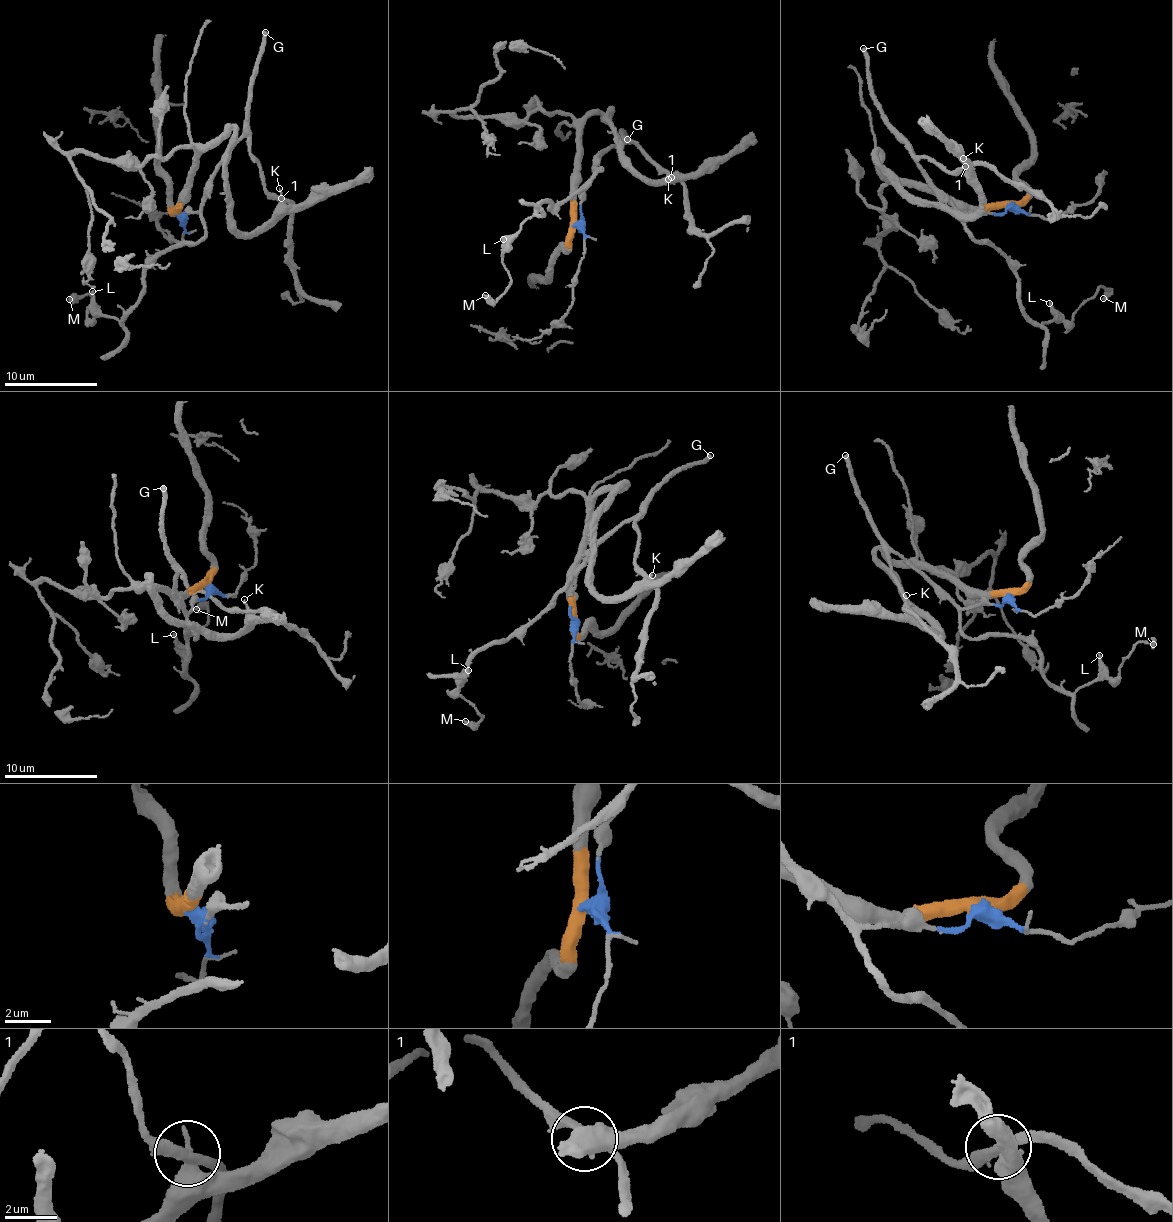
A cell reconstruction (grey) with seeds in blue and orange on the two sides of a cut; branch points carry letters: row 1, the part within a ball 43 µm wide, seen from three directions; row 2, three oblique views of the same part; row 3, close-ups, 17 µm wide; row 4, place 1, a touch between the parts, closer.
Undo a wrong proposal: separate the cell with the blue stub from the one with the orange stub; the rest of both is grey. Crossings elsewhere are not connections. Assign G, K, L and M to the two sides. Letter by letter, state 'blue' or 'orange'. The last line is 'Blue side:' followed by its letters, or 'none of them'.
G: blue
K: orange
L: blue
M: blue
Blue side: G, L, M

